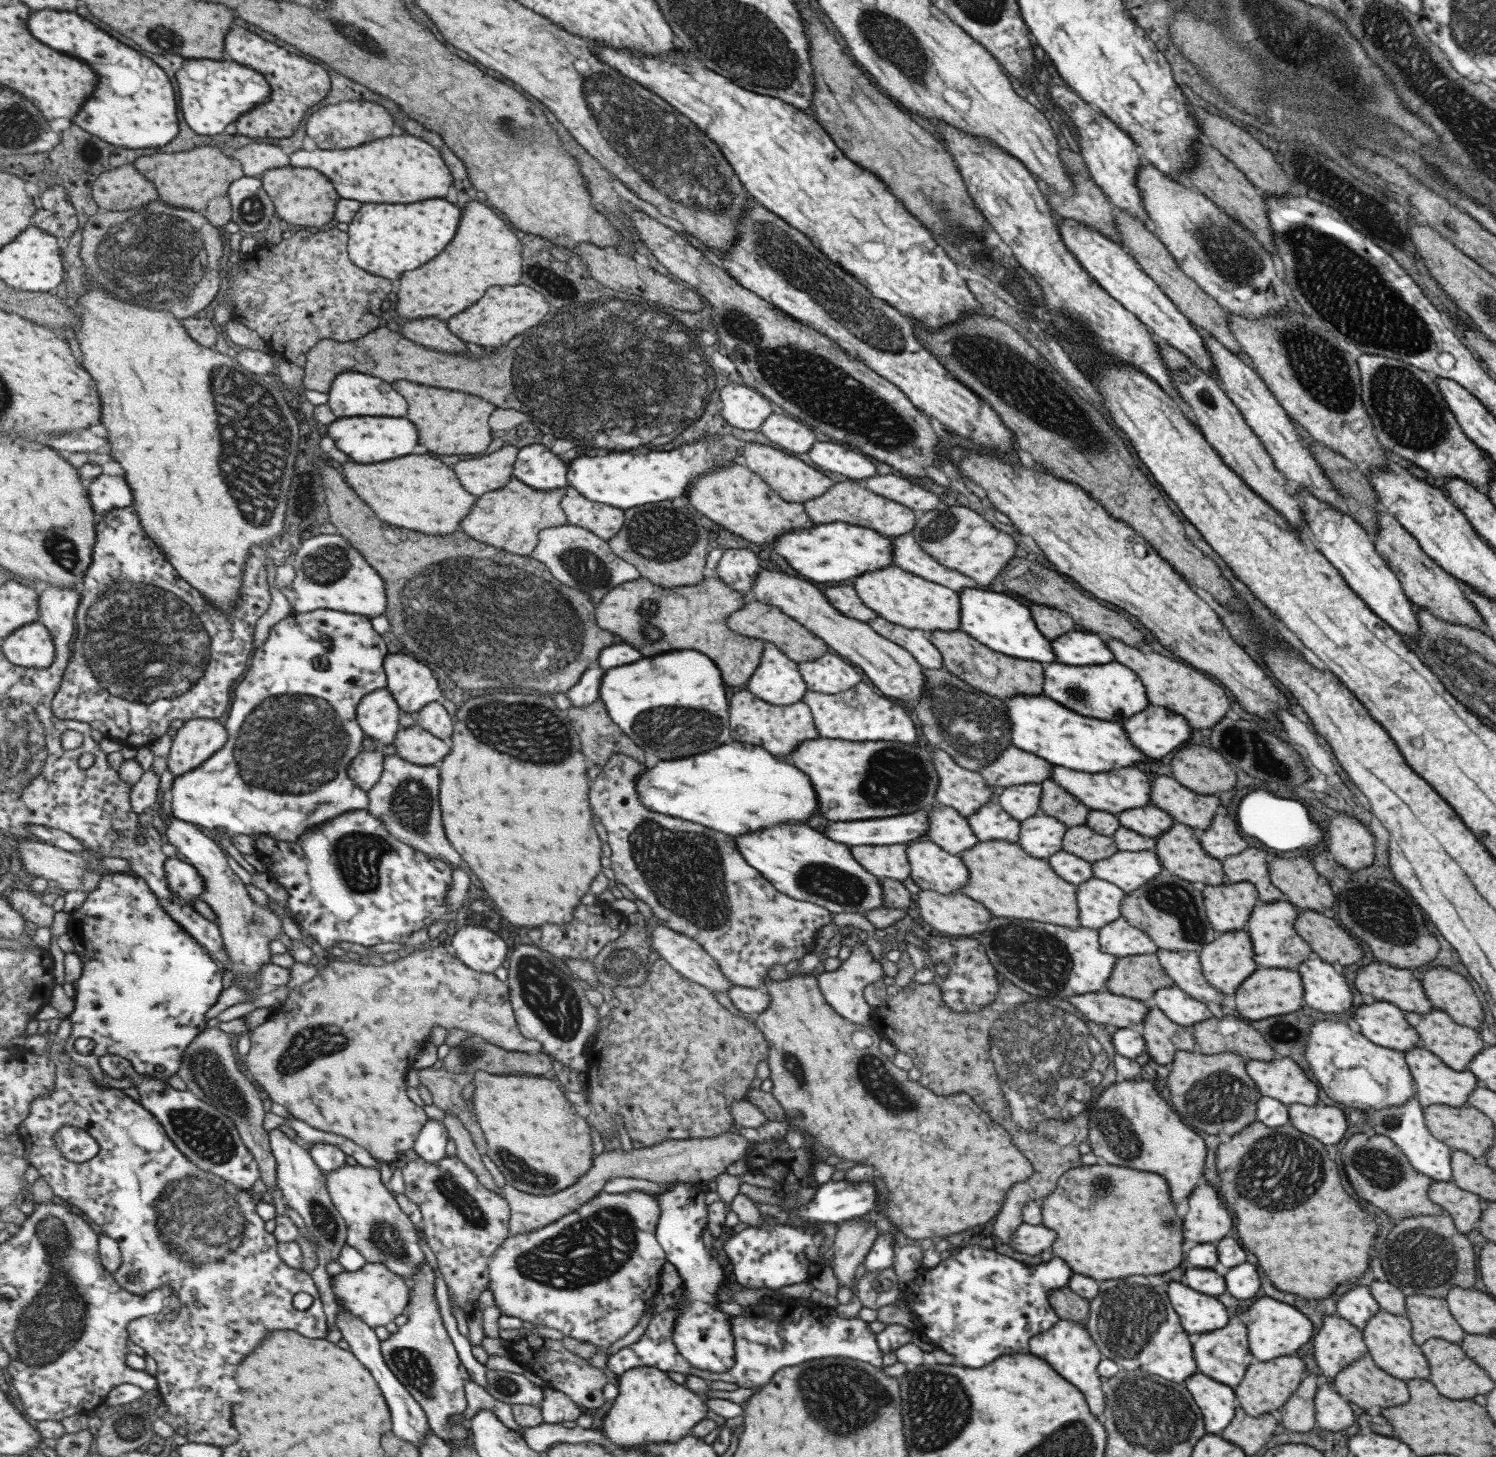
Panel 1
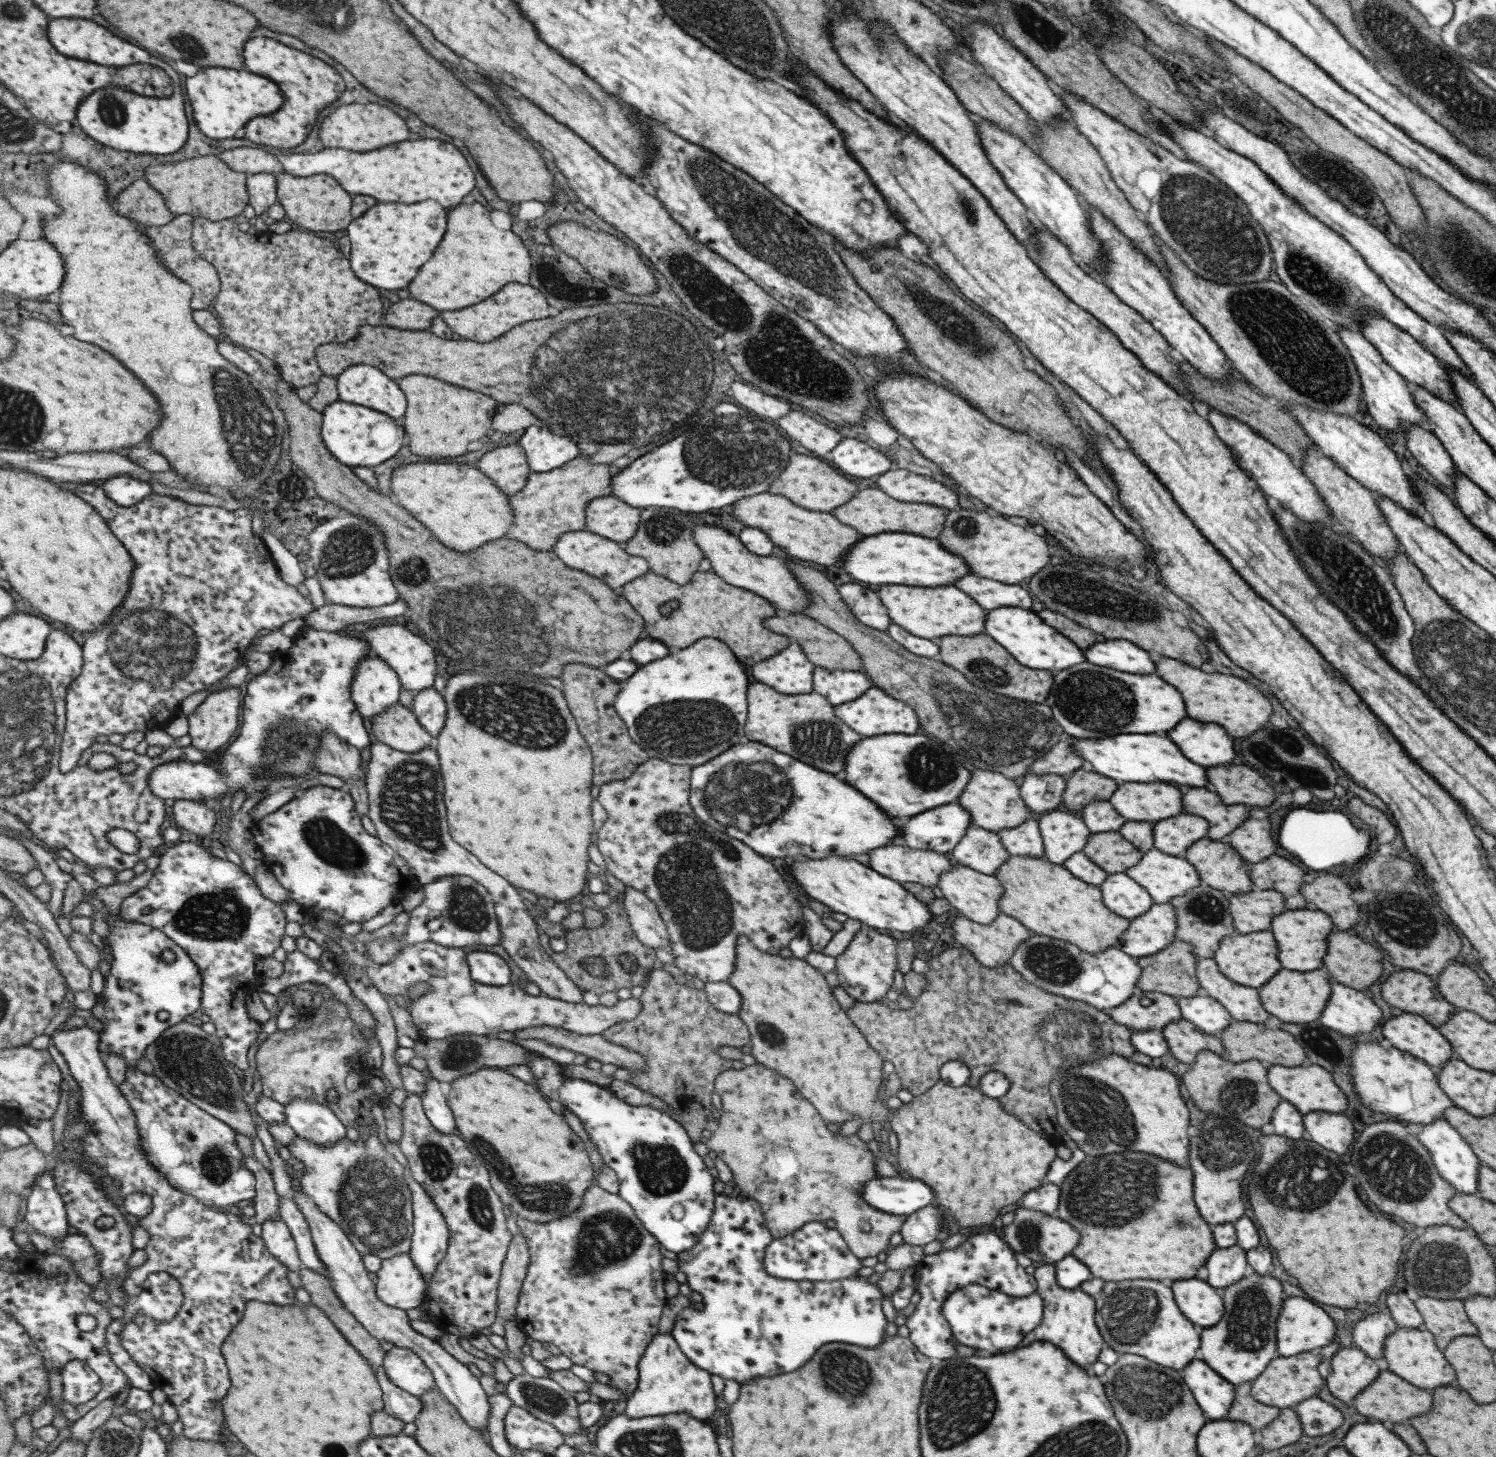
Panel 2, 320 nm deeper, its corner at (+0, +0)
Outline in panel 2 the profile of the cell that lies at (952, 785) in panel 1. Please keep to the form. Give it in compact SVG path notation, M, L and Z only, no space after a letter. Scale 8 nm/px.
M985 769L970 771L969 782L959 796L961 810L967 812L971 825L983 830L997 833L1005 828L1015 828L1032 818L1029 810L1025 808L1023 799L1019 796L1019 789L1013 779L1003 776L1000 772L989 772Z

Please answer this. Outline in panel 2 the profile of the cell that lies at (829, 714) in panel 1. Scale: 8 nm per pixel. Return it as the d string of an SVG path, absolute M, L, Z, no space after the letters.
M872 686L865 693L861 694L857 699L850 702L839 704L834 708L834 716L845 722L847 726L853 728L853 732L861 737L863 736L879 736L879 734L906 734L912 735L917 732L919 723L913 710L901 702L901 700L893 699L885 692Z

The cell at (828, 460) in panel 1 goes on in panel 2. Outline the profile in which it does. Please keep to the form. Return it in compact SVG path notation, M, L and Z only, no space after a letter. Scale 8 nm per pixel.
M840 440L827 455L843 472L856 478L870 478L889 471L891 462L883 453L869 447L864 441Z

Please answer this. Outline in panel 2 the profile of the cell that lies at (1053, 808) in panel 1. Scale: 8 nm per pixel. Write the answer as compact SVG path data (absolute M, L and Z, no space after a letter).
M1085 767L1069 773L1065 779L1061 809L1073 814L1079 814L1092 800L1107 801L1118 785L1117 781L1089 771Z

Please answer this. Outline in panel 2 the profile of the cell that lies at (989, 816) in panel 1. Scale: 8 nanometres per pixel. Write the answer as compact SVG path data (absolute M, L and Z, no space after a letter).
M1034 817L1015 828L1005 828L997 832L1001 844L1010 856L1043 858L1044 846Z

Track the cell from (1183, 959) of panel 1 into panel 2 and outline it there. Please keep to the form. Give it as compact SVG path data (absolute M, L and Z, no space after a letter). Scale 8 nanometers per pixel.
M1212 958L1200 959L1196 962L1196 979L1200 986L1200 993L1216 1000L1238 1021L1263 1022L1271 1018L1257 998L1257 990L1239 986L1221 975Z

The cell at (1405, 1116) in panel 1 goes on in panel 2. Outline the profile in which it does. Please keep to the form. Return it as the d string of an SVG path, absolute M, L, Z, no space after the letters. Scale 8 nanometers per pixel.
M1443 1118L1422 1124L1417 1140L1426 1148L1438 1176L1456 1193L1476 1194L1479 1162L1463 1137Z

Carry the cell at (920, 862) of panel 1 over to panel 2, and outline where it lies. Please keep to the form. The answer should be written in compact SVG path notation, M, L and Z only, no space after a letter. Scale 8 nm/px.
M953 862L947 872L939 875L937 886L940 888L943 898L949 902L954 911L958 911L965 918L977 924L991 924L1000 913L998 900L1003 890L995 876L983 874Z

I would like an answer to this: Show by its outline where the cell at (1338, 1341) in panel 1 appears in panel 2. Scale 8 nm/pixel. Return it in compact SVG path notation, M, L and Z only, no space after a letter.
M1357 1347L1339 1348L1330 1360L1331 1373L1326 1386L1337 1400L1351 1405L1351 1400L1371 1384L1382 1365Z

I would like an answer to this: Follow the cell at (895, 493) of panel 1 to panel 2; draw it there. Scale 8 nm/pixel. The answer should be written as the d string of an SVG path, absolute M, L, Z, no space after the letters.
M895 469L875 478L875 486L887 496L901 502L921 502L934 507L953 509L957 506L957 494L933 478L913 474L906 469Z

